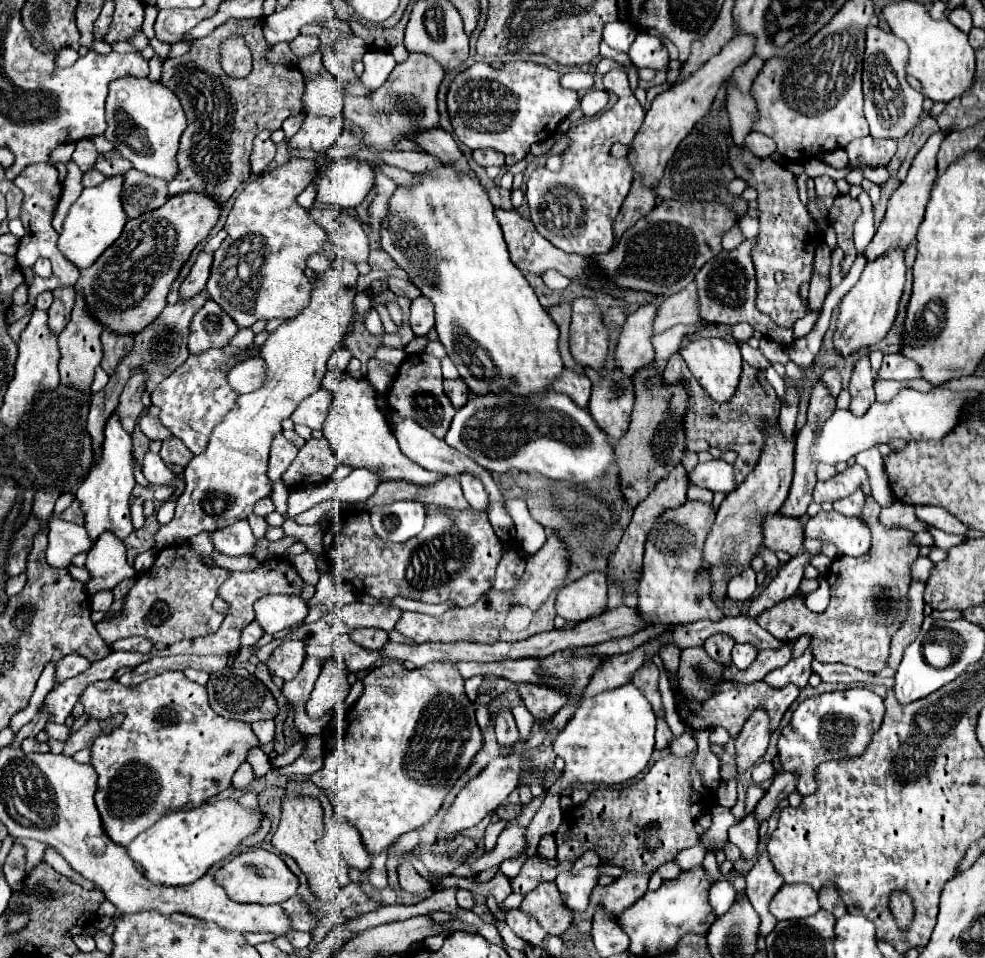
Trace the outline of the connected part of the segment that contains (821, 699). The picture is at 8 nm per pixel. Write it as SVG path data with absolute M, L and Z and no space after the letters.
M850 688L844 692L828 692L806 698L796 708L790 724L782 728L778 738L778 754L786 772L798 776L796 792L808 796L816 790L816 768L828 760L844 760L860 756L884 718L884 702L868 688Z

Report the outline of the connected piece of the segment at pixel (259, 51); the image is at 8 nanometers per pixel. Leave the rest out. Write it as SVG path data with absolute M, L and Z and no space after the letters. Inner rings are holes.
M230 18L208 36L194 40L184 56L164 60L160 82L176 92L188 120L176 154L180 176L168 184L168 196L200 192L224 204L250 176L248 156L252 152L252 136L260 130L278 130L288 116L302 112L302 72L284 64L268 64L266 52L270 48L272 44L266 42L260 20ZM228 34L240 34L252 50L254 68L246 78L230 78L220 68L220 42Z

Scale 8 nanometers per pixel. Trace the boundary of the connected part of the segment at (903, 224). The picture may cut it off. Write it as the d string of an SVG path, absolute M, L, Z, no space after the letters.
M938 132L938 134L932 134L928 138L928 142L924 144L924 148L916 154L916 158L914 158L914 162L910 166L910 172L906 176L906 180L898 186L898 190L888 200L886 216L880 222L880 226L878 226L874 238L870 240L870 244L862 252L868 262L884 256L888 250L904 250L916 238L918 226L920 226L920 222L924 218L926 204L930 200L930 190L932 190L934 180L936 180L936 152L938 152L940 142L944 140L944 136L946 136L946 132Z

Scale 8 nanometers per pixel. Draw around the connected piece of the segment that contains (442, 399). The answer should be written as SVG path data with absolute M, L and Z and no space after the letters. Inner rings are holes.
M426 352L406 356L406 360L398 366L394 384L386 392L386 402L400 418L410 418L410 420L418 422L422 428L432 432L436 438L446 436L450 422L456 414L456 408L452 406L450 398L444 394L444 388L442 388L440 360Z

